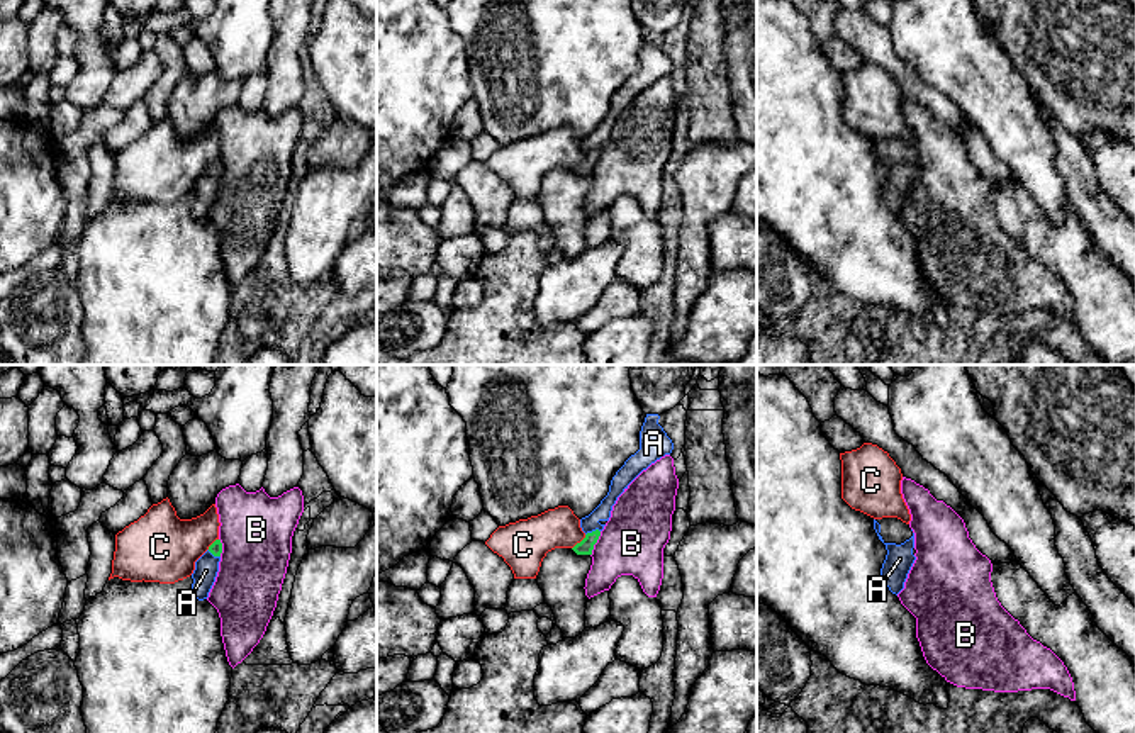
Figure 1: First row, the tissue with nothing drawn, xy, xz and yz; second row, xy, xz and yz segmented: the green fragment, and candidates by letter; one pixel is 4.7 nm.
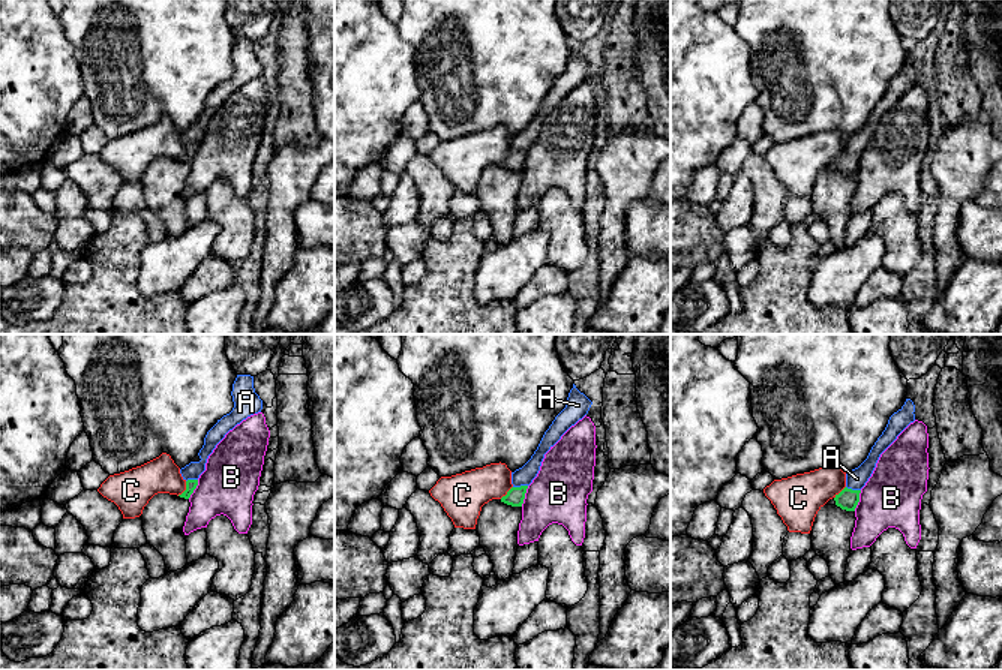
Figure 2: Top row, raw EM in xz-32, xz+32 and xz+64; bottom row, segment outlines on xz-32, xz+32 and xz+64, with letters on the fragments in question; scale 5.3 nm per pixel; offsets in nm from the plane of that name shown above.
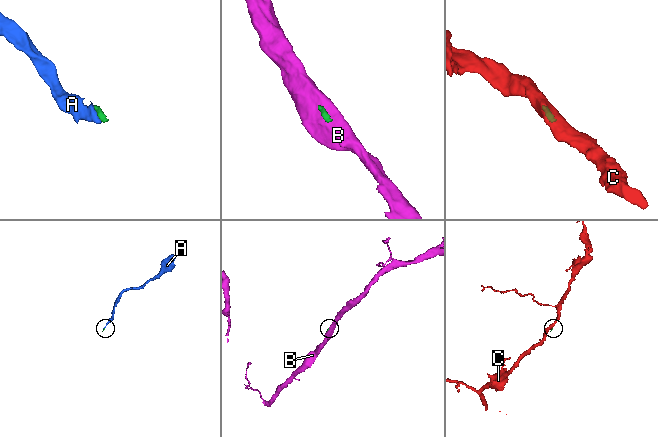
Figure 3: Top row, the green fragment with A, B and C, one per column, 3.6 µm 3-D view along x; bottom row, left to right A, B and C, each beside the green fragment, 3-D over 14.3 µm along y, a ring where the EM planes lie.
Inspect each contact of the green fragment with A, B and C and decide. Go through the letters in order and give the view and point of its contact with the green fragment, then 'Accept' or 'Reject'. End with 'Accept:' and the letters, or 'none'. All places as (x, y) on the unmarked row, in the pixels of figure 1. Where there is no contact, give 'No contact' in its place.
A: Touches green at xz (592, 151). Accept
B: Touches green at xz (596, 162). Reject
C: Touches green at xz (581, 162). Reject
Accept: A

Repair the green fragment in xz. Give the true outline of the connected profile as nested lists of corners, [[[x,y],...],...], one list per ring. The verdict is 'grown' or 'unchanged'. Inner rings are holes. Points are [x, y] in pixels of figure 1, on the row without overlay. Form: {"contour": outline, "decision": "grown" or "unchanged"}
{"contour": [[[646,34],[640,51],[640,70],[616,92],[609,112],[601,124],[589,136],[580,139],[580,148],[585,153],[585,158],[572,168],[577,175],[592,175],[594,165],[606,146],[604,143],[609,141],[618,117],[643,90],[662,76],[672,73],[674,63],[658,44],[658,39],[658,34]]], "decision": "grown"}

